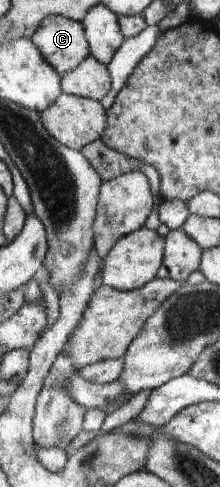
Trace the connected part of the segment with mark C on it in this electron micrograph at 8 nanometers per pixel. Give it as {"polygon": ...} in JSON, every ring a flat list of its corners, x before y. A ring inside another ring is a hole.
{"polygon":[[64,16,47,17,31,39,61,77,77,70,91,56,84,23]]}

